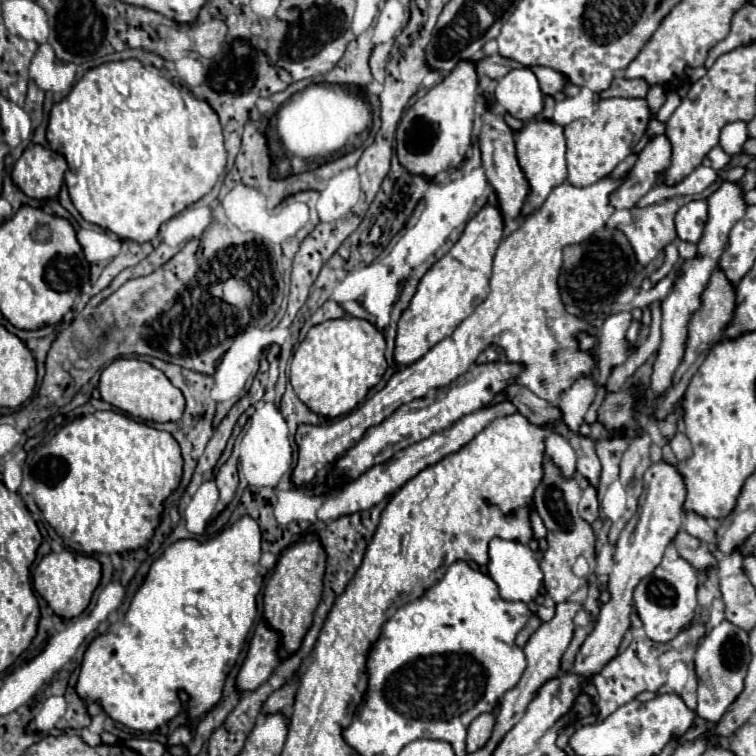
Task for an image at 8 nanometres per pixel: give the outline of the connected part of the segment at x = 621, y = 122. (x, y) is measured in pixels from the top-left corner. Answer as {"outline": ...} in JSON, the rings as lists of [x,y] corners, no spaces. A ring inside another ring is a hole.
{"outline":[[[609,98],[599,100],[597,110],[591,118],[581,118],[567,124],[565,140],[567,140],[567,182],[571,186],[583,188],[595,184],[605,178],[621,160],[625,160],[633,148],[639,144],[649,124],[649,106],[645,100],[635,98]]]}

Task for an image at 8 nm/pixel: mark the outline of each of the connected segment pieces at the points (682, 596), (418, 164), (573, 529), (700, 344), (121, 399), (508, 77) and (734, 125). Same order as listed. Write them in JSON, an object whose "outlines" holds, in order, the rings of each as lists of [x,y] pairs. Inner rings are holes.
{"outlines":[[[[663,558],[661,564],[653,570],[653,574],[645,576],[635,586],[633,610],[637,612],[647,636],[653,642],[669,642],[697,616],[697,586],[699,586],[697,574],[693,566],[683,558],[677,560]]],[[[459,62],[443,82],[419,98],[401,118],[397,126],[397,158],[411,174],[427,176],[429,180],[443,170],[457,168],[467,148],[471,146],[473,118],[477,104],[477,72],[471,62]]],[[[545,458],[543,466],[545,476],[539,488],[535,490],[535,510],[547,528],[547,550],[541,560],[541,570],[545,574],[545,590],[549,598],[555,604],[559,604],[565,602],[577,588],[581,588],[587,582],[587,576],[579,578],[573,574],[573,564],[577,562],[577,558],[587,560],[589,574],[595,570],[595,534],[591,530],[591,524],[587,524],[577,514],[577,502],[581,498],[581,488],[577,480],[565,480],[549,458]]],[[[713,270],[707,286],[705,286],[705,294],[701,294],[701,310],[697,310],[697,314],[693,314],[693,318],[689,320],[689,334],[687,334],[687,346],[685,346],[685,354],[683,354],[683,360],[679,364],[679,368],[675,370],[673,374],[673,384],[677,384],[681,380],[681,376],[687,372],[687,368],[697,360],[697,356],[707,350],[707,346],[711,346],[723,326],[731,320],[731,314],[733,314],[733,308],[735,308],[735,292],[733,292],[733,286],[729,284],[729,280],[725,278],[725,274],[721,270]]],[[[119,358],[111,362],[103,372],[99,380],[99,392],[105,402],[111,406],[131,414],[133,418],[151,420],[151,422],[171,422],[179,420],[185,408],[185,398],[179,388],[175,388],[169,378],[153,368],[147,362],[141,362],[137,358]]],[[[515,68],[499,78],[495,98],[497,104],[501,104],[513,118],[519,120],[531,120],[541,114],[545,100],[537,76],[529,68]]],[[[731,122],[721,130],[721,148],[727,154],[739,154],[743,144],[747,142],[747,124],[745,122]]]]}

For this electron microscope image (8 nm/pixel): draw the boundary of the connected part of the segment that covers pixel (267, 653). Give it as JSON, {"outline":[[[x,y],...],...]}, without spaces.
{"outline":[[[259,622],[255,634],[249,641],[247,656],[241,664],[241,670],[235,680],[237,692],[253,692],[261,684],[269,680],[277,664],[281,662],[279,656],[279,634],[271,630],[265,622]]]}

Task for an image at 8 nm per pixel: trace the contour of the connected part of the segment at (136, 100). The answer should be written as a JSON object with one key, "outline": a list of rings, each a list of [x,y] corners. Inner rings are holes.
{"outline":[[[133,58],[119,60],[119,62],[105,62],[97,68],[91,68],[89,72],[85,72],[85,76],[73,86],[69,96],[53,106],[51,116],[49,116],[49,126],[47,126],[47,142],[49,142],[51,150],[61,152],[67,158],[69,170],[65,172],[65,184],[69,188],[69,196],[71,196],[75,208],[79,210],[79,214],[87,222],[93,222],[105,230],[111,230],[119,238],[131,238],[139,244],[153,240],[163,222],[167,222],[169,218],[173,218],[175,214],[179,214],[187,206],[195,204],[205,194],[209,194],[209,190],[215,186],[219,174],[225,170],[225,162],[227,162],[221,124],[219,124],[217,114],[211,110],[211,106],[205,100],[195,98],[187,88],[173,86],[155,66],[143,66],[139,60],[133,60]]]}

